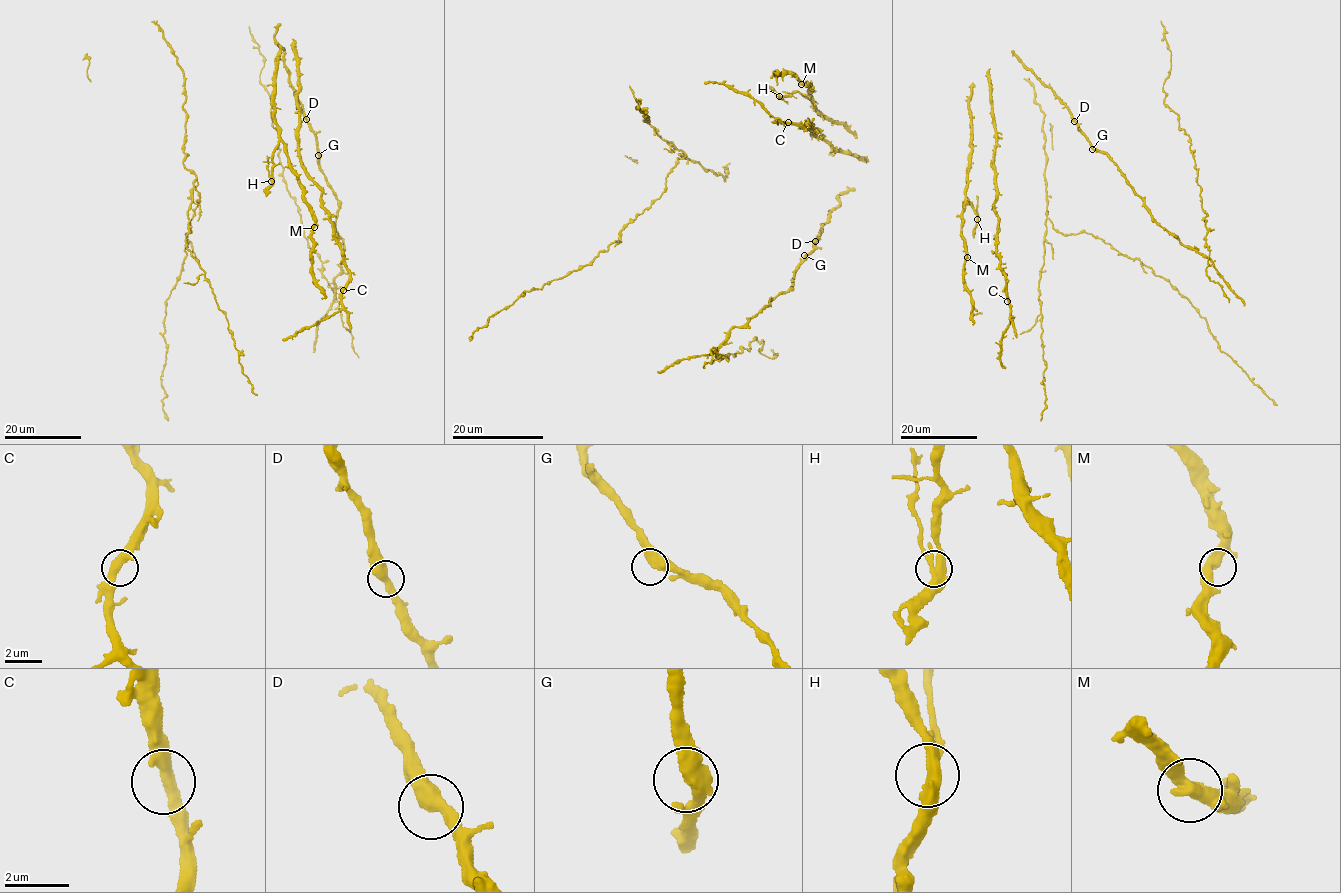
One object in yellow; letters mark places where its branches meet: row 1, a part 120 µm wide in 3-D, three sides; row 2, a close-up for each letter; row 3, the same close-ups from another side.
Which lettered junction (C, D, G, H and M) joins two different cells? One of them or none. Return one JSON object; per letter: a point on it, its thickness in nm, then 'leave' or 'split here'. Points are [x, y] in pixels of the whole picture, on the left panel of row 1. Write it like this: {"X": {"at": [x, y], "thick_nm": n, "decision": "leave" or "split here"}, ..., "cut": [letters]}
{"C": {"at": [343, 290], "thick_nm": 420, "decision": "leave"}, "D": {"at": [306, 119], "thick_nm": 440, "decision": "leave"}, "G": {"at": [318, 155], "thick_nm": 480, "decision": "leave"}, "H": {"at": [271, 181], "thick_nm": 460, "decision": "split here"}, "M": {"at": [314, 227], "thick_nm": 440, "decision": "leave"}, "cut": ["H"]}

